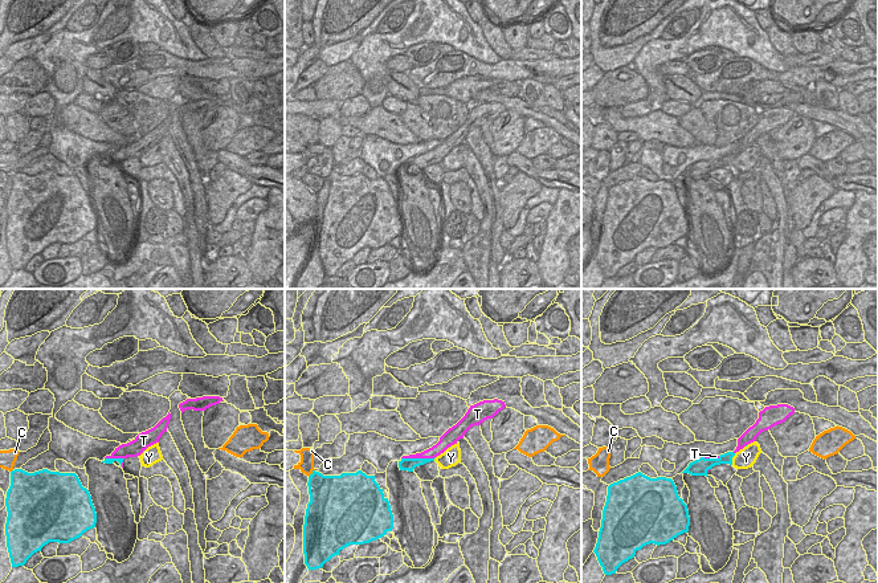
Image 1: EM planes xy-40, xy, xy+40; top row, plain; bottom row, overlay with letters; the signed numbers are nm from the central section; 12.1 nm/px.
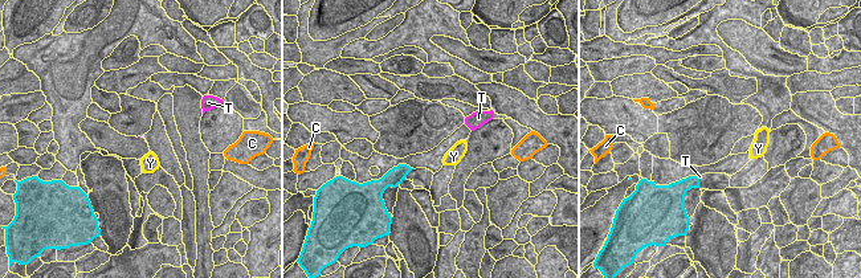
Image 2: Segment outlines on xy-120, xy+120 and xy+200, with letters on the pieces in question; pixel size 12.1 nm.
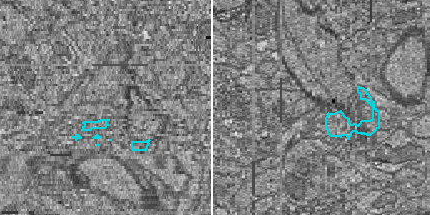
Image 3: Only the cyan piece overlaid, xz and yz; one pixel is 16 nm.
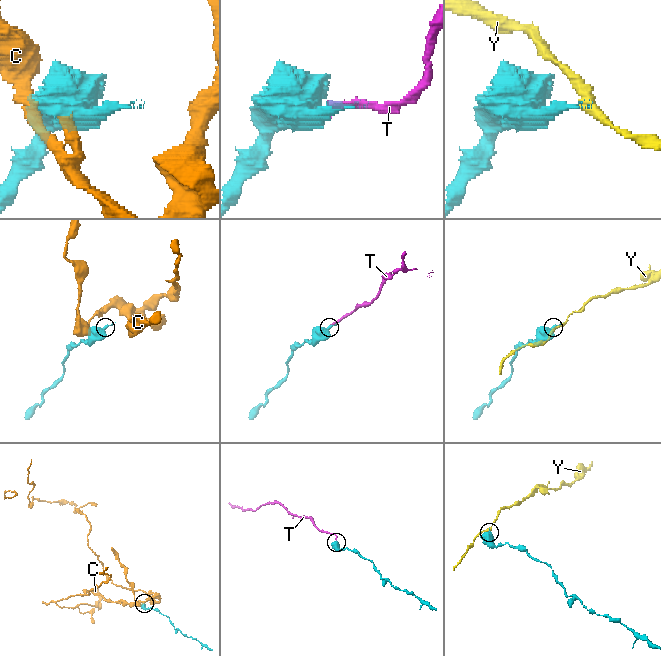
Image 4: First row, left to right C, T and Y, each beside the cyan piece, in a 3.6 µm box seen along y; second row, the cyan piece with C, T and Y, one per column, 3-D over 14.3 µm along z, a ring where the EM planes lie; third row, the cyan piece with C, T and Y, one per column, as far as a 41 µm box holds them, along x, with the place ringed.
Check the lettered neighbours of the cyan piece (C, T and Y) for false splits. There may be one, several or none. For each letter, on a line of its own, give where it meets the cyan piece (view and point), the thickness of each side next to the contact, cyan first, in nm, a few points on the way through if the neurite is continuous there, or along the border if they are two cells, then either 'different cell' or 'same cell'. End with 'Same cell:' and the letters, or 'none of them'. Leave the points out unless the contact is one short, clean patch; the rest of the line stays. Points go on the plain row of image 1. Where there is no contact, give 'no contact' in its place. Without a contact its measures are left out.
C: contact xy (313, 176); calibres 360 and 190 nm; border xy (314, 172), (309, 180); different cell
T: contact xy (417, 162); calibres 160 and 140 nm; same cell
Y: contact xy+40 (731, 162); calibres 130 and 240 nm; border xy+40 (735, 157), (731, 167); different cell
Same cell: T

